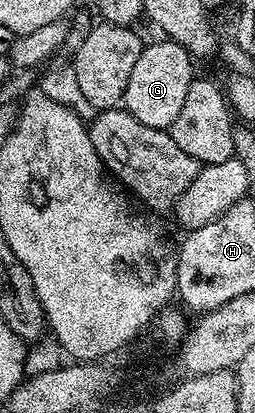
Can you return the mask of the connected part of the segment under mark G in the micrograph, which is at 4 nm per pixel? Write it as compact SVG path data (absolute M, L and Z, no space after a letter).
M166 37L160 40L160 43L148 42L141 57L137 57L137 65L123 94L122 106L137 117L141 125L169 129L173 121L177 121L177 113L181 113L181 105L189 93L189 85L197 78L197 71L193 57L181 44Z

